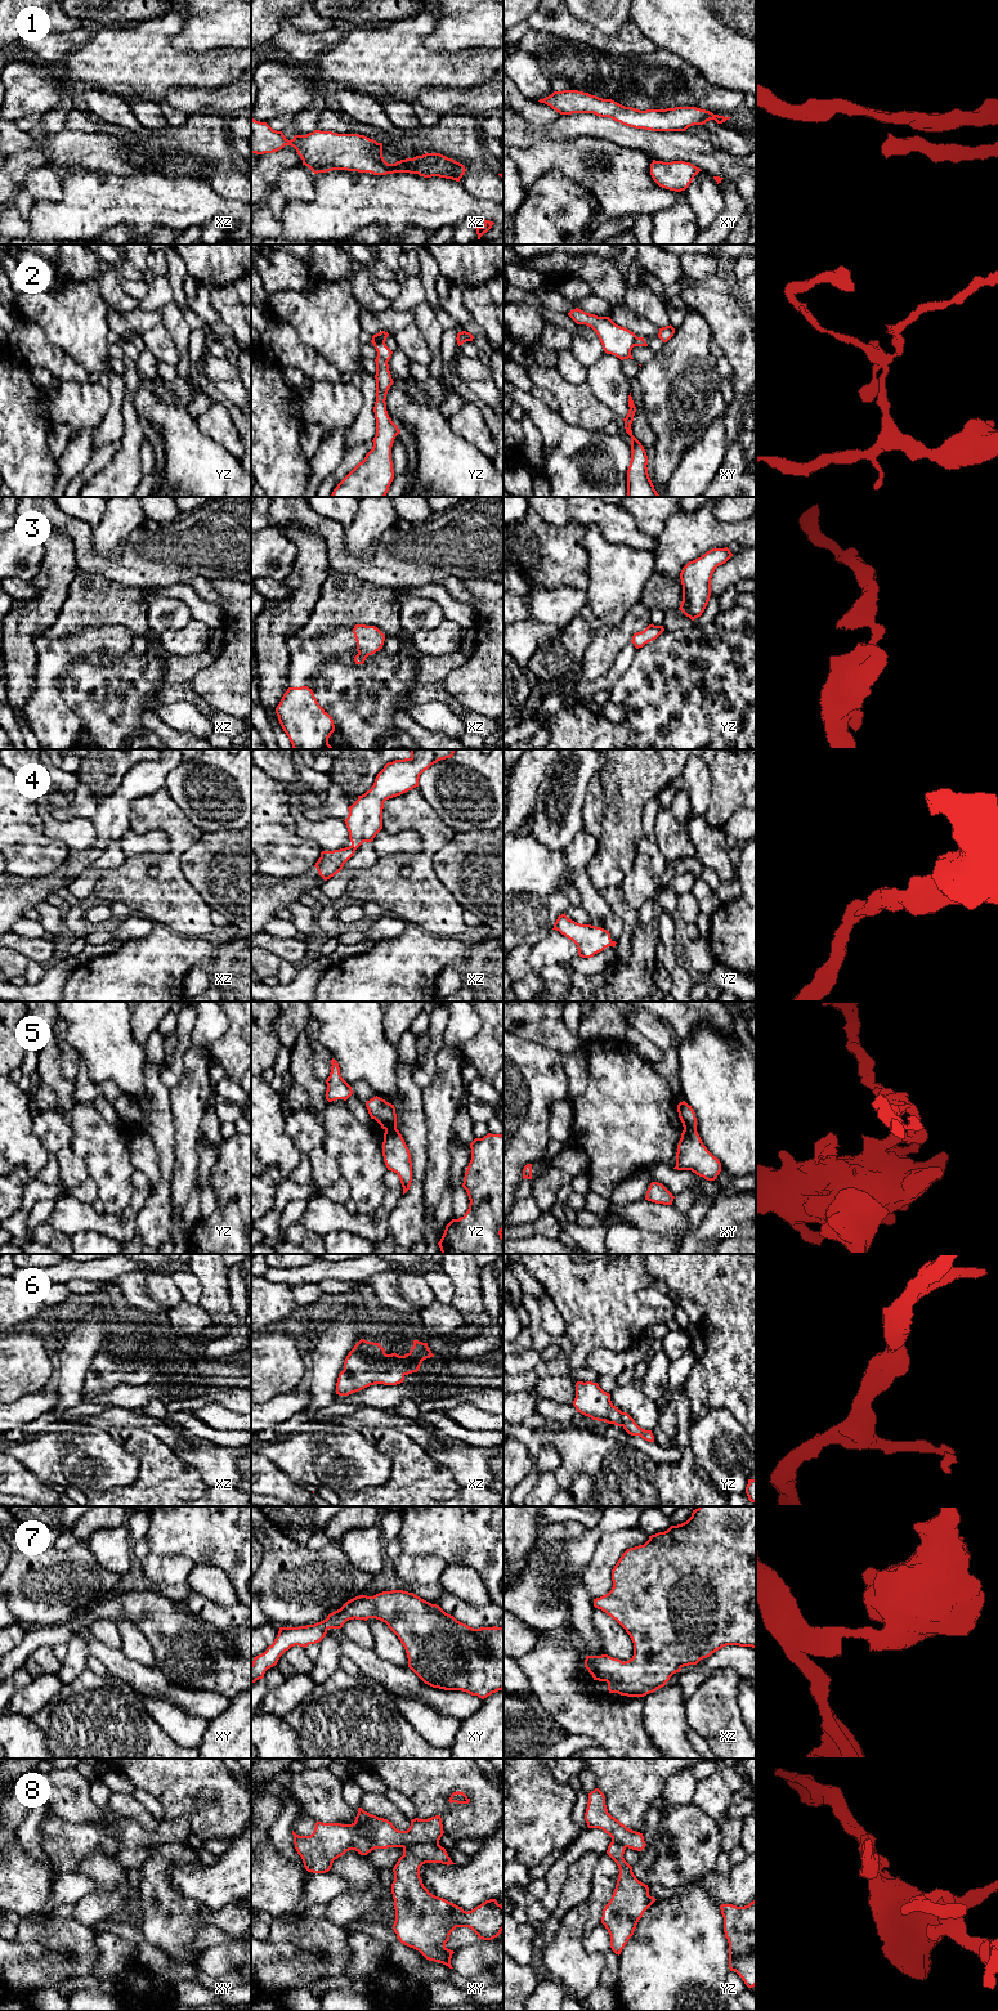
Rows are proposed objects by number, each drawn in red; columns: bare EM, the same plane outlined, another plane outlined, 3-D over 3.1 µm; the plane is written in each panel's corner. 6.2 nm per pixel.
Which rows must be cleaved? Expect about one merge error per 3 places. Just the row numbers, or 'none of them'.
2, 5, 8

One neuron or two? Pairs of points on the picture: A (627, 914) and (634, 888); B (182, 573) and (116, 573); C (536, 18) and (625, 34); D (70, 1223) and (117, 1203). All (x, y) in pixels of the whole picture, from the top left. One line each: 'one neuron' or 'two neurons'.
A: two neurons
B: one neuron
C: one neuron
D: two neurons

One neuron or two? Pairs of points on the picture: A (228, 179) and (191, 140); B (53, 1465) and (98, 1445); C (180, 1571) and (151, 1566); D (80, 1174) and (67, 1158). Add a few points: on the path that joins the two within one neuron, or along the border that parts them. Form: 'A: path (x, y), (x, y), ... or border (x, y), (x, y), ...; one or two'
A: path (224, 168), (224, 164), (202, 142); one
B: path (65, 1459), (77, 1459), (86, 1452); one
C: path (173, 1570), (159, 1570); one
D: path (76, 1170), (68, 1161); one

